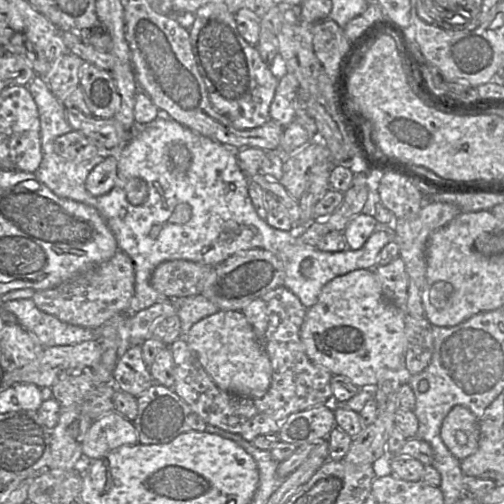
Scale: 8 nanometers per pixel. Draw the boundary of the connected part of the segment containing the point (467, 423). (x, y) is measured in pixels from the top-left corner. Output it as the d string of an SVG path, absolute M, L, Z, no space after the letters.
M456 405L444 418L440 436L451 454L461 461L478 449L479 418L469 409Z

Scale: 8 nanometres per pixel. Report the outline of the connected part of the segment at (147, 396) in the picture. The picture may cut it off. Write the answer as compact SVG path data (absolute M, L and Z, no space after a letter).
M153 384L149 389L147 389L138 399L138 411L135 419L132 421L133 425L136 429L137 432L137 437L138 437L138 443L143 444L143 445L152 445L152 444L163 444L163 443L168 443L177 436L189 432L189 431L205 431L207 427L212 427L212 425L207 424L199 415L197 415L191 408L190 406L178 395L174 392L172 388L166 387L164 385L160 384Z

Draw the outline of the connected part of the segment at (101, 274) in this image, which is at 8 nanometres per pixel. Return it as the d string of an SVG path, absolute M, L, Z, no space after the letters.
M117 250L109 260L73 277L61 285L44 291L36 291L32 300L39 310L58 318L62 322L86 328L97 328L95 331L98 331L98 339L95 341L101 342L103 353L99 365L93 369L94 384L113 384L113 371L116 364L120 357L130 348L127 340L121 340L120 337L117 336L117 325L129 317L129 313L127 313L126 310L134 295L134 290L134 263L125 252Z

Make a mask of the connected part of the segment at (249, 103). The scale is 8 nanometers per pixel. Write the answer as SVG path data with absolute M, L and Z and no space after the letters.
M208 3L193 15L194 21L189 28L192 52L212 106L224 114L235 129L263 126L270 120L269 109L279 79L263 61L257 47L241 36L235 14L225 4Z

